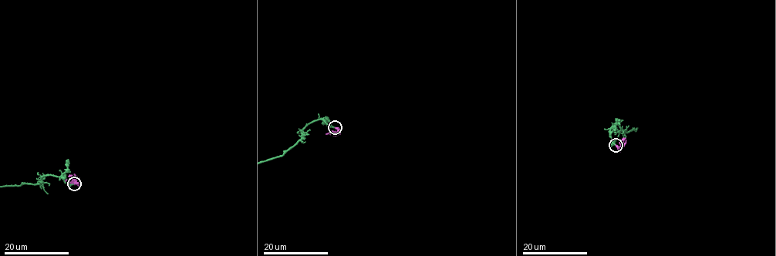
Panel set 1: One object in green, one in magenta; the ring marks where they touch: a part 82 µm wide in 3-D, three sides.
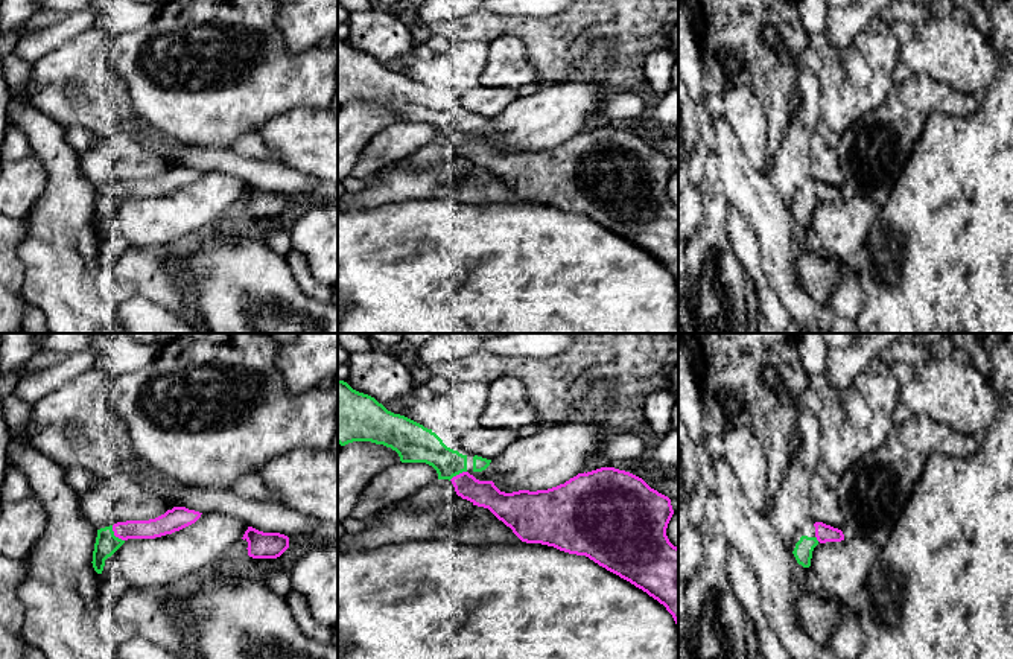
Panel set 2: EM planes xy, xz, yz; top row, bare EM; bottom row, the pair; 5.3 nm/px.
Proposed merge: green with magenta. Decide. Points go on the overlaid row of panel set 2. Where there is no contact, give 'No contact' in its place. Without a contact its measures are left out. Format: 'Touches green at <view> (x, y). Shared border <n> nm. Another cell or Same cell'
Touches green at xy (113, 534). Shared border 110 nm. Same cell

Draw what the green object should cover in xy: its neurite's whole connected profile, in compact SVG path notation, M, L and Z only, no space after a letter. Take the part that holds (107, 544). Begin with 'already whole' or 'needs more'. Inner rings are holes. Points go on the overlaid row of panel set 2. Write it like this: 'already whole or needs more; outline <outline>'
needs more; outline M173 507L164 514L149 521L126 521L97 530L93 551L93 568L102 574L105 560L111 557L128 539L155 539L179 531L195 524L202 513L186 507Z

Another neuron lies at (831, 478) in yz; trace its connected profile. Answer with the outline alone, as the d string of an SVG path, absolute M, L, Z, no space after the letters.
M818 464L814 473L817 473L829 489L837 490L840 482L840 475L832 472L827 466Z

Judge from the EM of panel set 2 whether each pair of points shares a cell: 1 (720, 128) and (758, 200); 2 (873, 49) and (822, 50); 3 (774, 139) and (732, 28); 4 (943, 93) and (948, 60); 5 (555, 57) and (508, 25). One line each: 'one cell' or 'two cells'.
1: one cell
2: one cell
3: one cell
4: two cells
5: one cell

